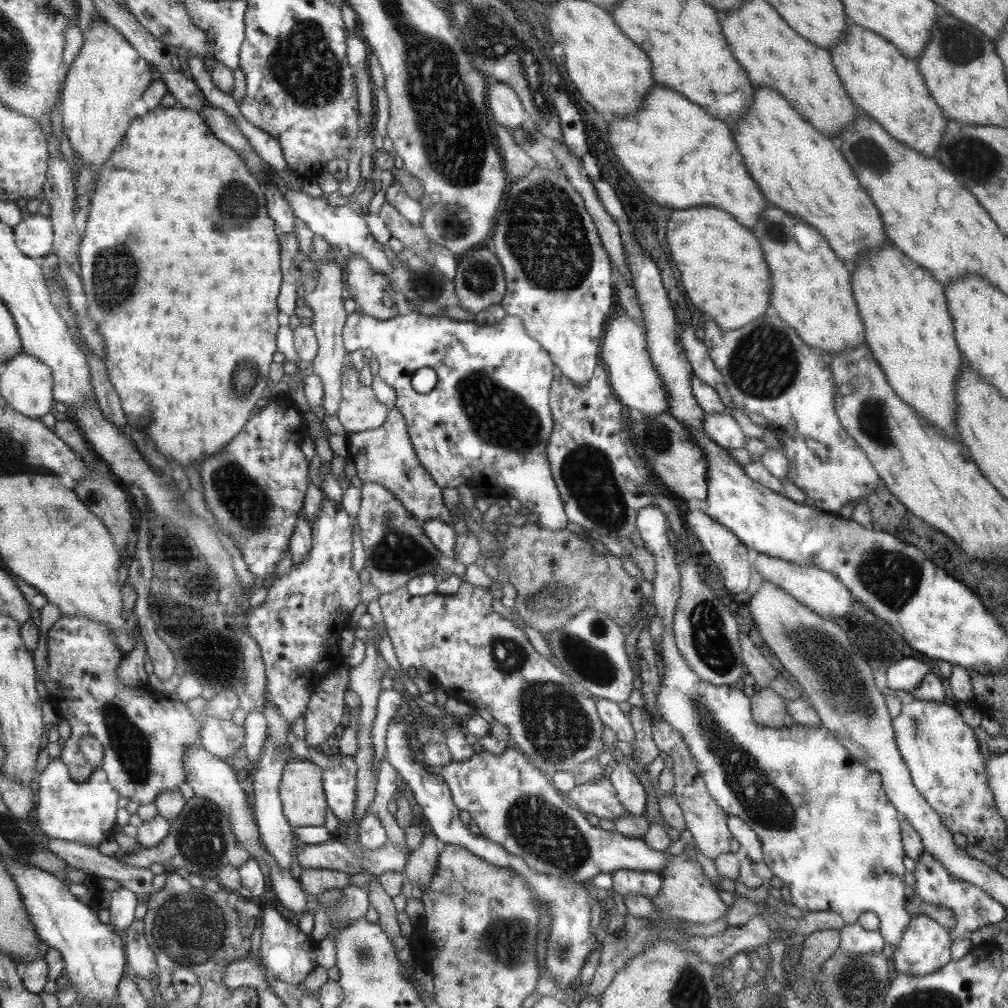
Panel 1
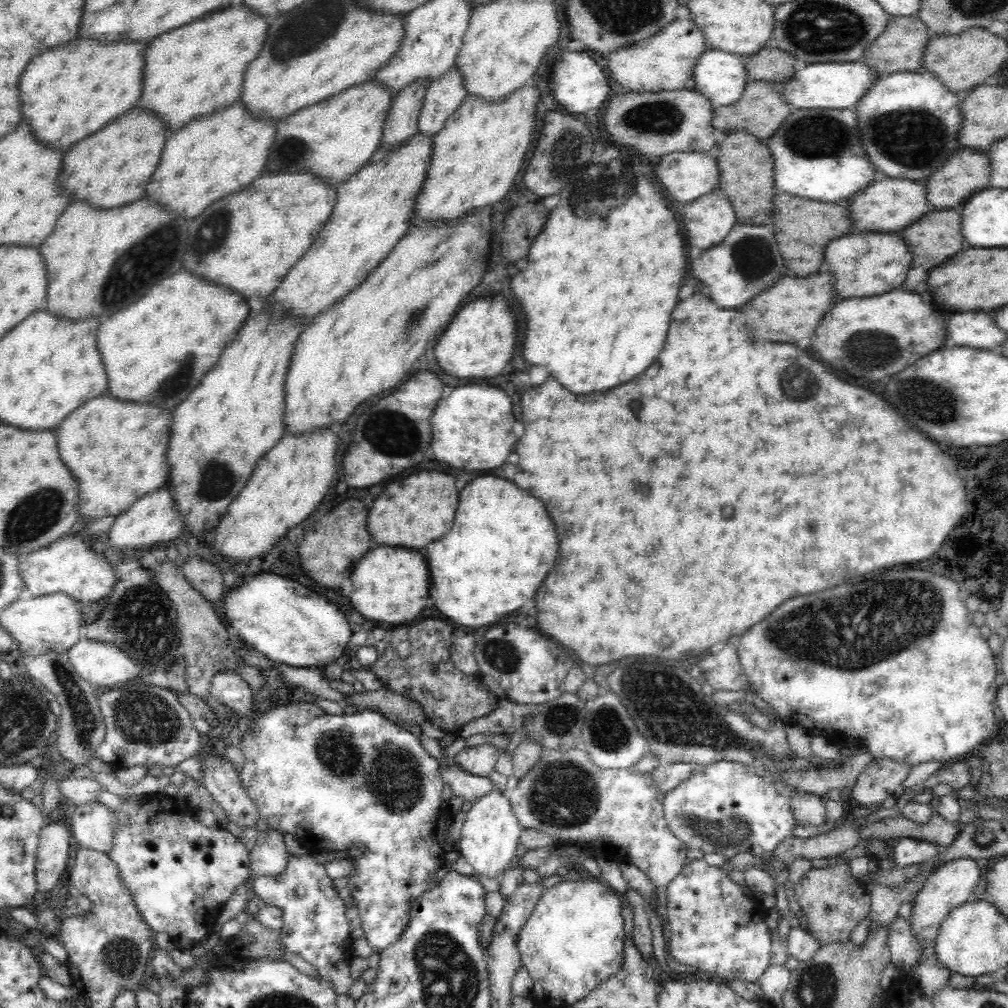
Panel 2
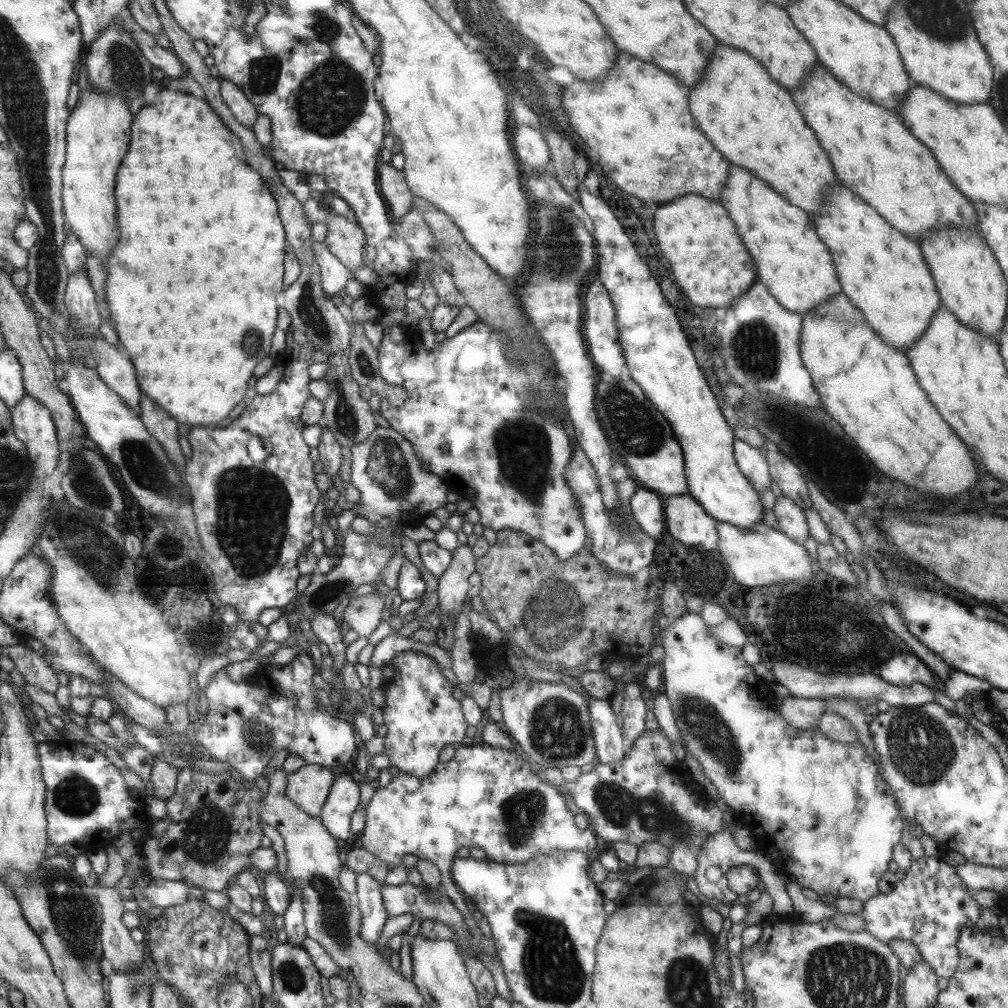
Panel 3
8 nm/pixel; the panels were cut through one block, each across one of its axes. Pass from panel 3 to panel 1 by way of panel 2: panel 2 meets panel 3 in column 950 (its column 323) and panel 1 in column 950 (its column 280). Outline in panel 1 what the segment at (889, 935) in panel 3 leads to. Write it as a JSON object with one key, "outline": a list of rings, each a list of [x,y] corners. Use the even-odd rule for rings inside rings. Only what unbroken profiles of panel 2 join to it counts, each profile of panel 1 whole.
{"outline":[[[926,851],[915,861],[915,870],[912,873],[915,882],[910,889],[910,893],[913,894],[913,898],[916,897],[925,904],[949,908],[953,912],[955,925],[953,928],[948,928],[951,941],[958,938],[970,938],[974,930],[997,924],[1004,916],[1002,906],[995,902],[986,892],[983,892],[974,884],[956,879],[939,862],[935,862]]]}

